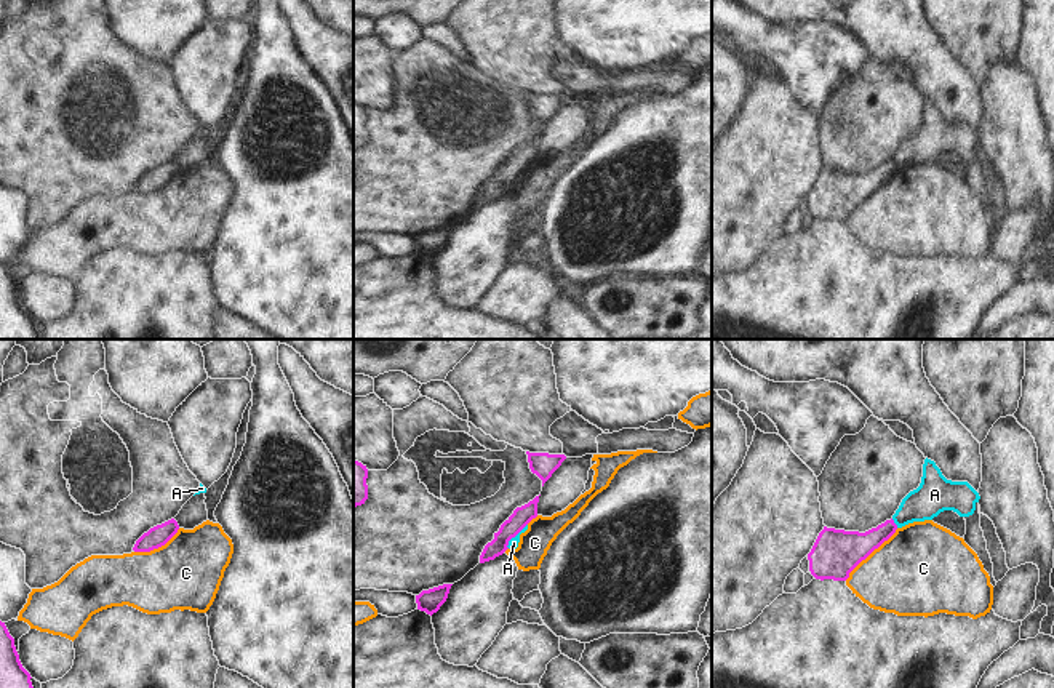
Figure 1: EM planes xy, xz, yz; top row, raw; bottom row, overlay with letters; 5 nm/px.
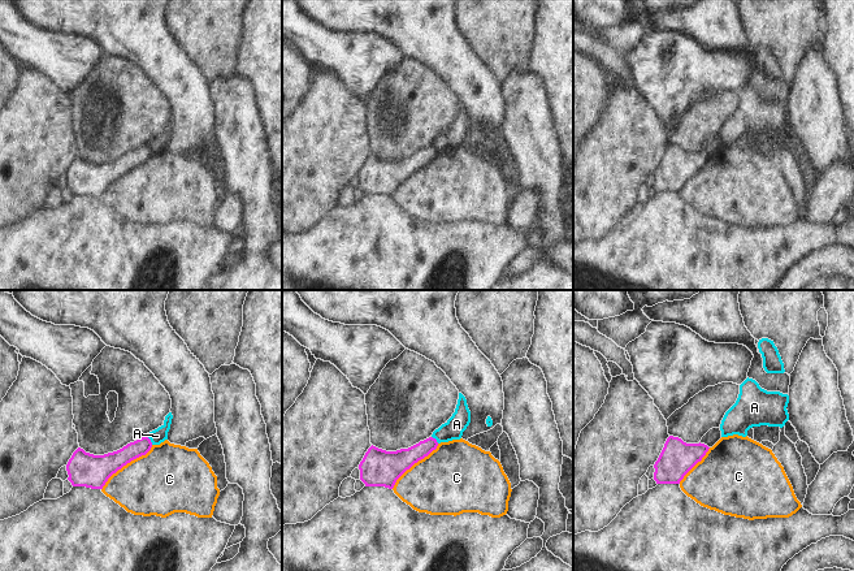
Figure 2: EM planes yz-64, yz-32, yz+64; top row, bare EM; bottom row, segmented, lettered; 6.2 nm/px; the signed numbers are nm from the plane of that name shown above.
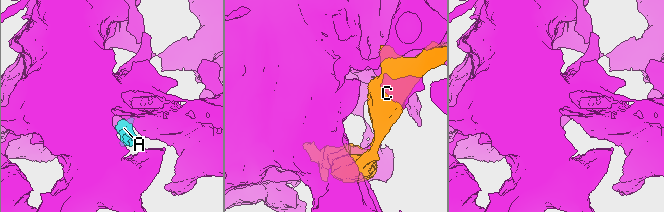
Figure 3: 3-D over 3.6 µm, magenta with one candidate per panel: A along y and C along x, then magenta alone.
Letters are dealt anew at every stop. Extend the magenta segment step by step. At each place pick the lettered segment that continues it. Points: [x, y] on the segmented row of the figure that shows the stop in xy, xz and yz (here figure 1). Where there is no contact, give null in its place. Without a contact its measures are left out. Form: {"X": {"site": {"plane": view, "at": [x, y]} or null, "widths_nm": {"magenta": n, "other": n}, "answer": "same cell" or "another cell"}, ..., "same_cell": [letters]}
{"A": {"site": {"plane": "xz", "at": [514, 536]}, "widths_nm": {"magenta": 100, "other": 50}, "answer": "another cell"}, "C": {"site": {"plane": "yz", "at": [870, 552]}, "widths_nm": {"magenta": 240, "other": 440}, "answer": "another cell"}, "same_cell": []}

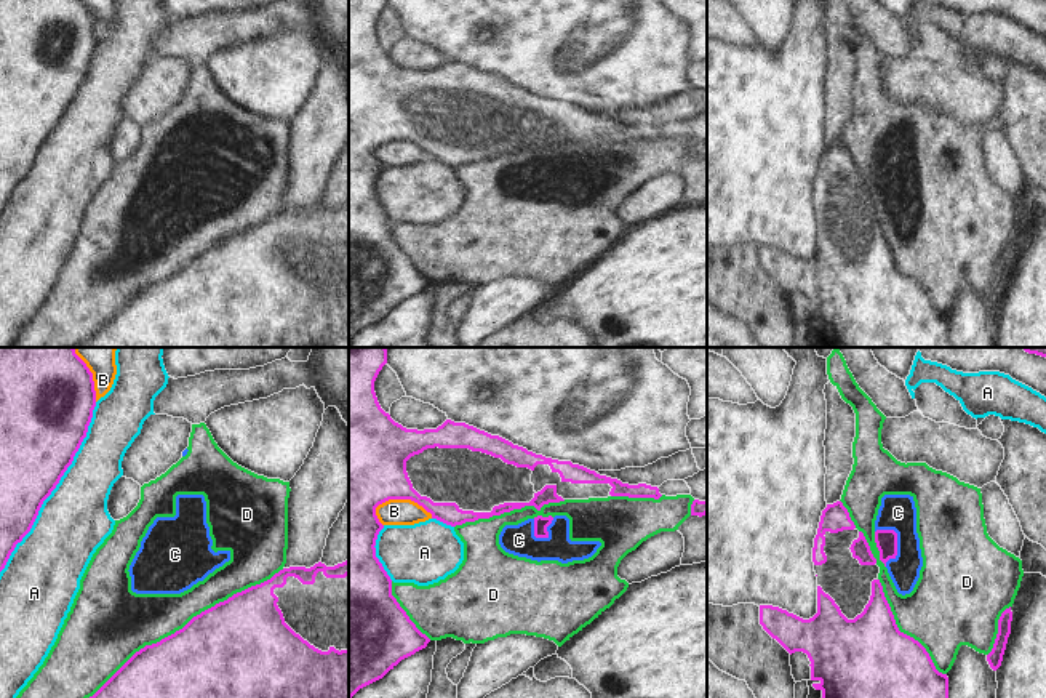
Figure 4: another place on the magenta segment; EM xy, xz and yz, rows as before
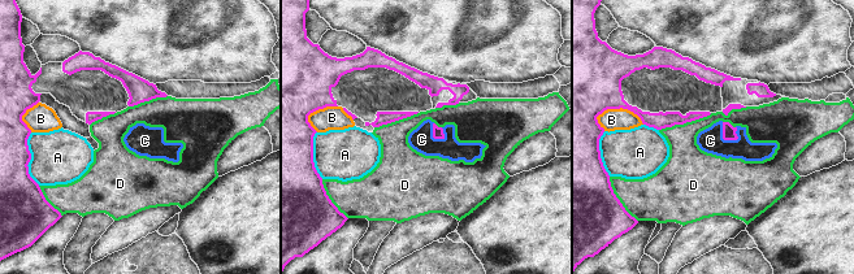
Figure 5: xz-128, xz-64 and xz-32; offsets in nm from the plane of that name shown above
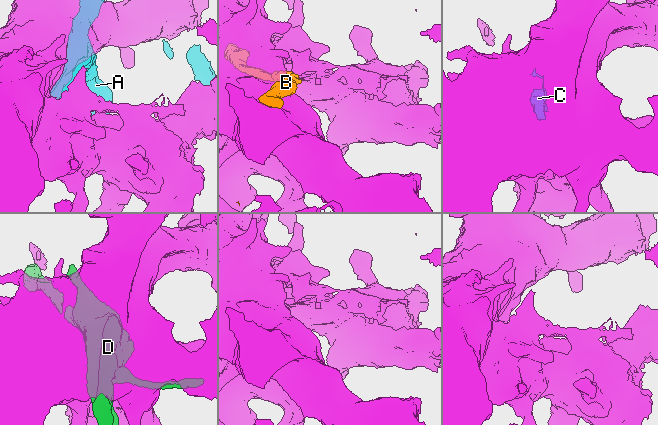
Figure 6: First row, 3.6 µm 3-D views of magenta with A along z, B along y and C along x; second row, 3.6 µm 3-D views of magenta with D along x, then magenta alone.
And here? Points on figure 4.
{"A": {"site": {"plane": "xy", "at": [55, 487]}, "widths_nm": {"magenta": 380, "other": 360}, "answer": "another cell"}, "B": {"site": {"plane": "xz", "at": [405, 498]}, "widths_nm": {"magenta": 400, "other": 130}, "answer": "another cell"}, "C": {"site": {"plane": "yz", "at": [896, 541]}, "widths_nm": {"magenta": 110, "other": 180}, "answer": "another cell"}, "D": {"site": {"plane": "xy", "at": [187, 623]}, "widths_nm": {"magenta": 480, "other": 260}, "answer": "another cell"}, "same_cell": []}

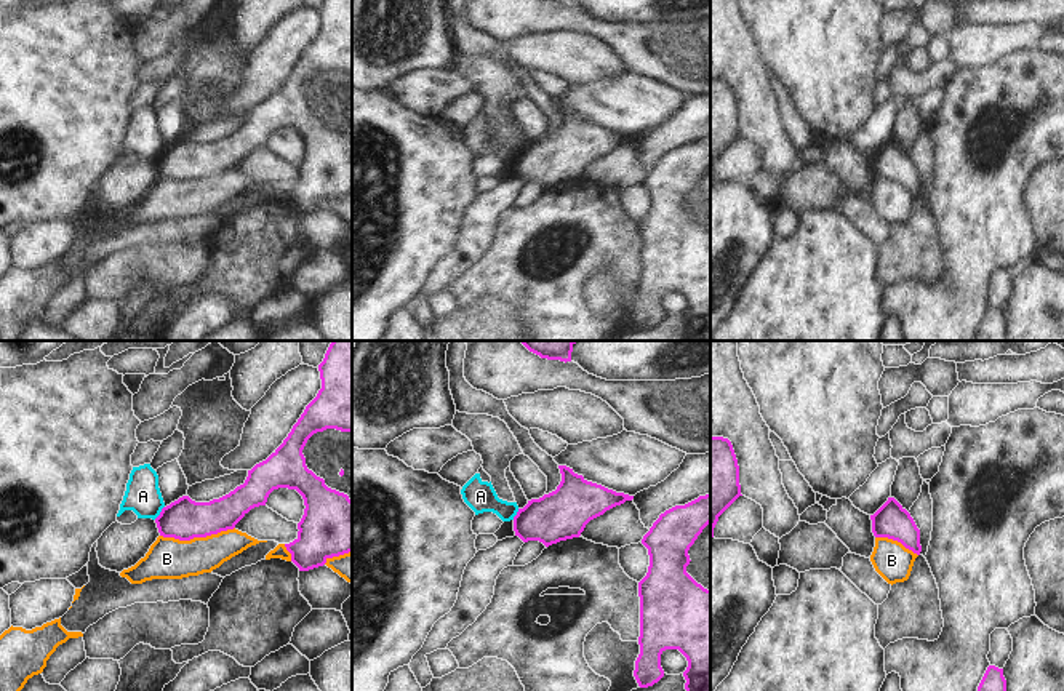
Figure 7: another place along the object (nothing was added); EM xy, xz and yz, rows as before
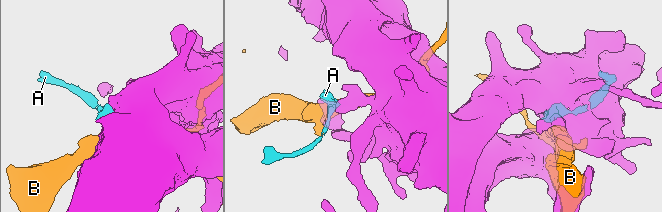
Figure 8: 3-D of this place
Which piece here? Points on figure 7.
{"A": {"site": {"plane": "xy", "at": [160, 512]}, "widths_nm": {"magenta": 200, "other": 180}, "answer": "another cell"}, "B": {"site": {"plane": "xy", "at": [197, 536]}, "widths_nm": {"magenta": 200, "other": 200}, "answer": "another cell"}, "same_cell": []}

